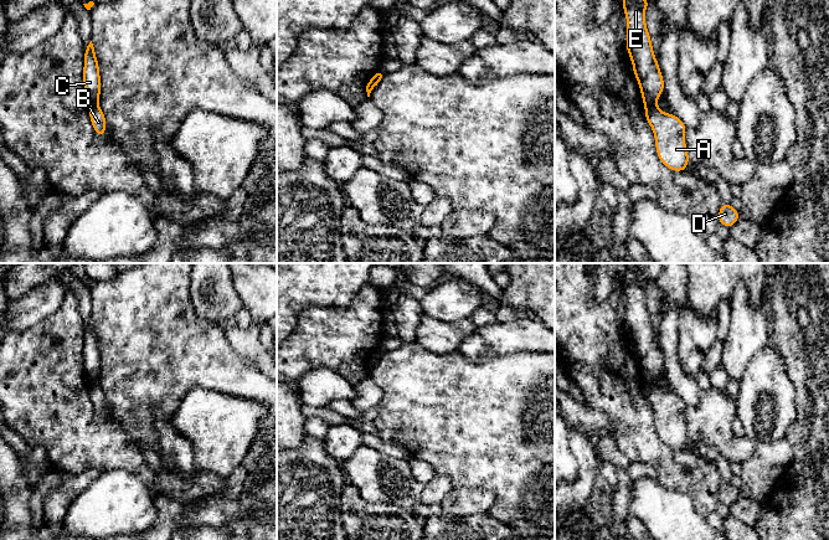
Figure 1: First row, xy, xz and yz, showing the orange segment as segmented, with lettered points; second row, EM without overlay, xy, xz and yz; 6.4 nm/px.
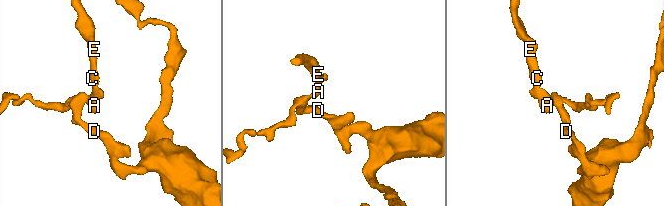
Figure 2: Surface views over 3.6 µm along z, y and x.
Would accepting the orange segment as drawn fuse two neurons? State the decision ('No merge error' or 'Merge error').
Merge error

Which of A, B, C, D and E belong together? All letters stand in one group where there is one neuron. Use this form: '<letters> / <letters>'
A B D / C E

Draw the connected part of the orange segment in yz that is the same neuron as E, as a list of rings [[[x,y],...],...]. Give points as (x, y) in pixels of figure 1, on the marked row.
[[[623,0],[622,5],[627,16],[627,51],[645,108],[655,108],[664,91],[664,79],[645,25],[644,11],[650,4],[648,0]]]

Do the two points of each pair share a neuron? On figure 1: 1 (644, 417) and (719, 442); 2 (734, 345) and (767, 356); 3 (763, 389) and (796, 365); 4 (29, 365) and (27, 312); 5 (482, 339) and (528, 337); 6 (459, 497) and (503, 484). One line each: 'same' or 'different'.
1: different
2: different
3: different
4: different
5: same
6: different

